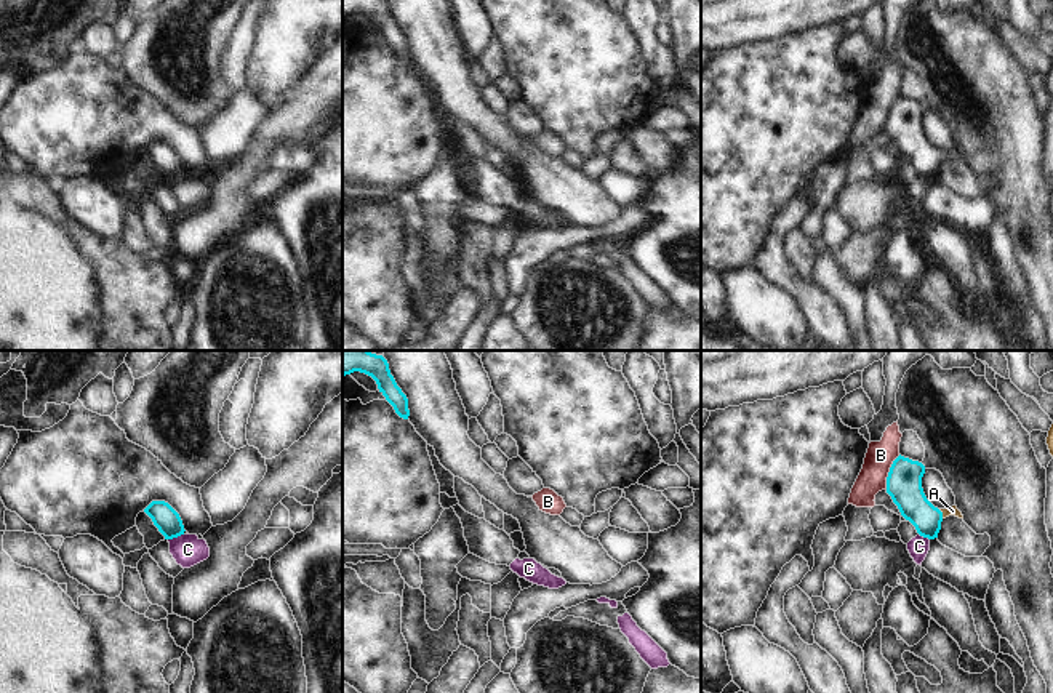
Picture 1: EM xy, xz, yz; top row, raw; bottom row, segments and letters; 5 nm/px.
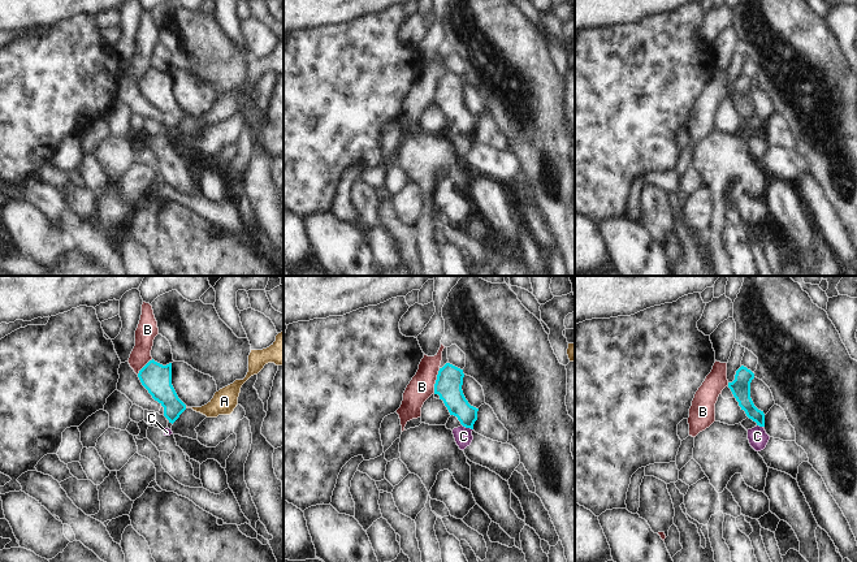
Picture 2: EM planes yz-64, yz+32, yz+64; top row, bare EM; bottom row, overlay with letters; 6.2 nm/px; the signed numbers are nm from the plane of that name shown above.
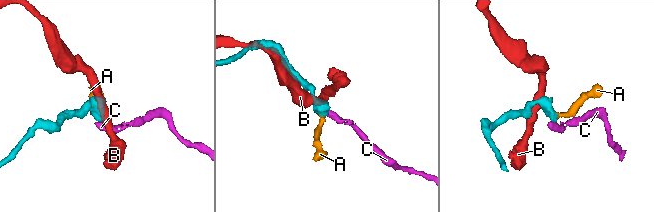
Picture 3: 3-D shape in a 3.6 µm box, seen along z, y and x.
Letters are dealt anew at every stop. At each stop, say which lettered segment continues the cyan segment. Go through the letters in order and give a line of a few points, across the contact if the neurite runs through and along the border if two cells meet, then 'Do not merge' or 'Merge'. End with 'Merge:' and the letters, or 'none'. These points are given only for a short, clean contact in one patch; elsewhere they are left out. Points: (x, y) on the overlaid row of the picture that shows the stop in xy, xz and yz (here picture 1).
A: Line: yz (904, 480), (930, 514), (941, 514), (952, 511). Merge
B: Line: yz (900, 455), (890, 468), (885, 488). Do not merge
C: Line: xy (183, 533), (168, 540). Do not merge
Merge: A.

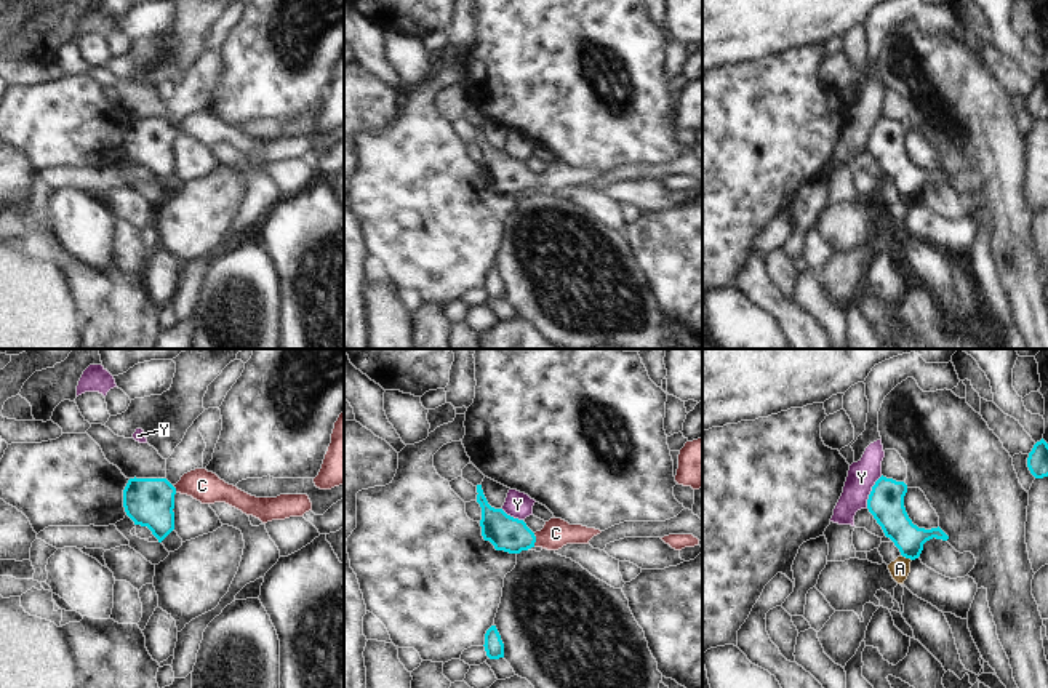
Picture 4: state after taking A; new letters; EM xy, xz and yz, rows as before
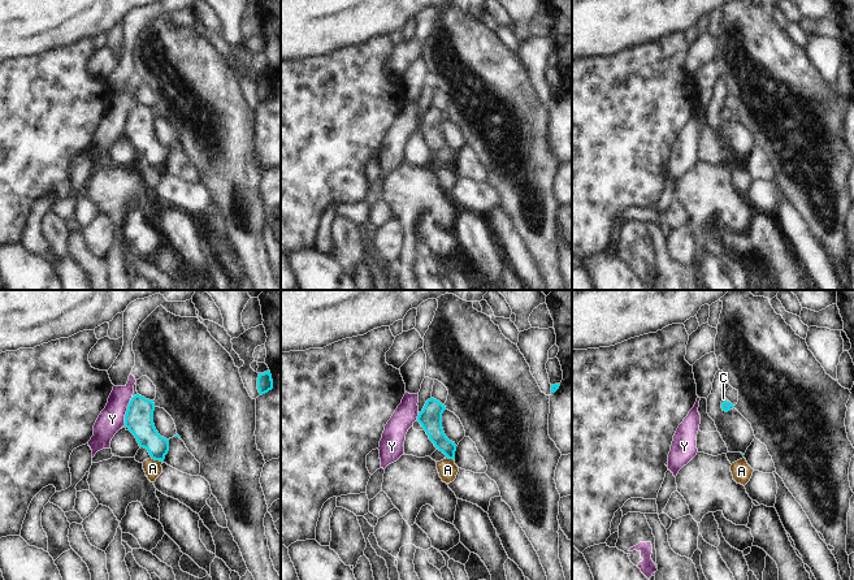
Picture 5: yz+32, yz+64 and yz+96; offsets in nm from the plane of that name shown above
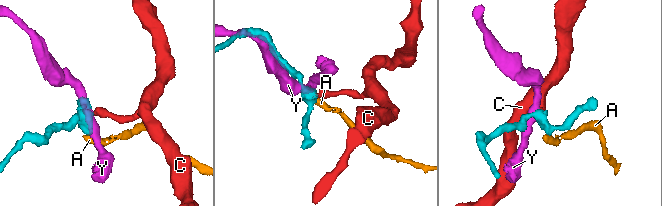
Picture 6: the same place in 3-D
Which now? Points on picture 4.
A: Line: yz (901, 554), (911, 560). Do not merge
C: Line: xz (506, 533), (535, 540), (551, 538), (556, 533). Merge
Y: Line: yz (882, 476), (872, 487), (866, 508). Do not merge
Merge: C.

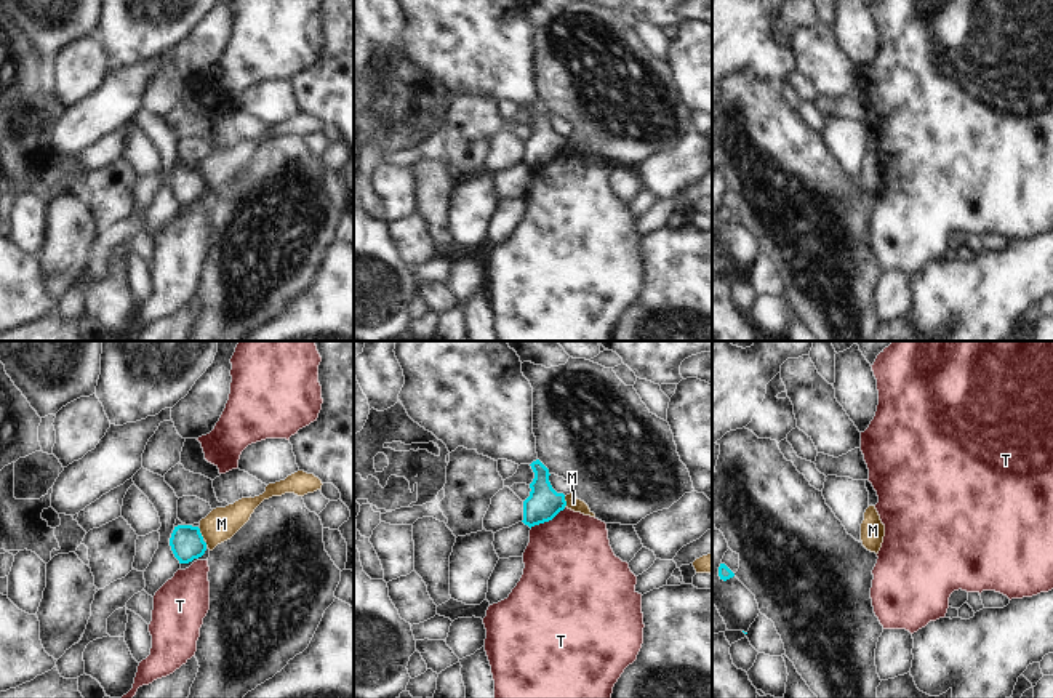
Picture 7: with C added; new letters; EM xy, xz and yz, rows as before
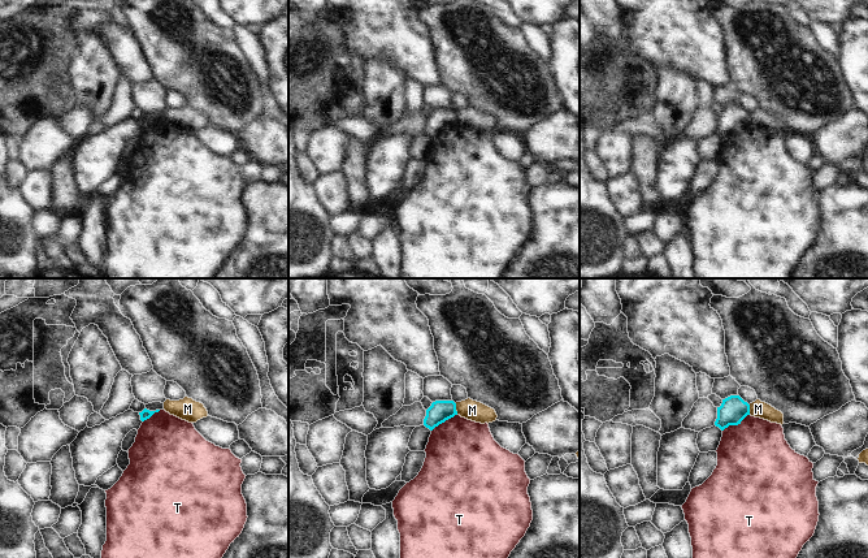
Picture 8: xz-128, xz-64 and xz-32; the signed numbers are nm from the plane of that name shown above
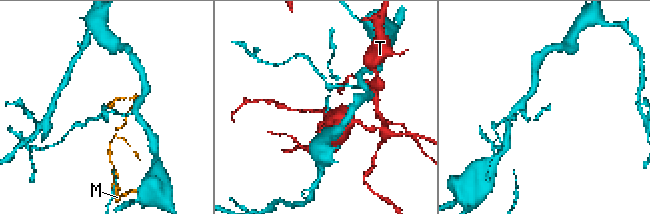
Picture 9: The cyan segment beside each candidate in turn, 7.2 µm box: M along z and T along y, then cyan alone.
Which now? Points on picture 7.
M: Line: xy (199, 529), (204, 538). Do not merge
T: Do not merge
Merge: none.

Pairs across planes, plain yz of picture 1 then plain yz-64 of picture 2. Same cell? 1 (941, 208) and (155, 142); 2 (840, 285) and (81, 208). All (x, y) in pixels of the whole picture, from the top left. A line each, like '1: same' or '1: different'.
1: different
2: same

